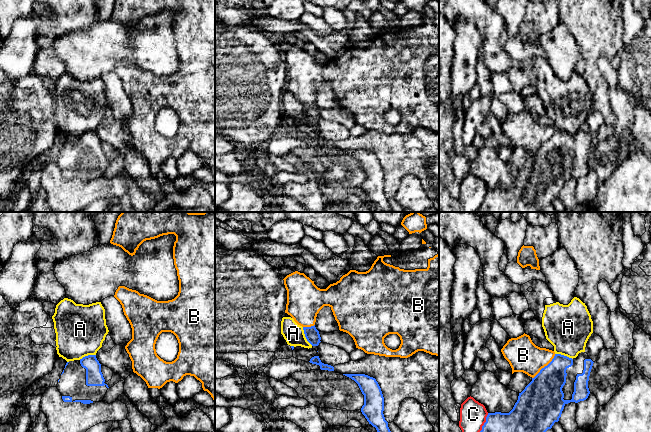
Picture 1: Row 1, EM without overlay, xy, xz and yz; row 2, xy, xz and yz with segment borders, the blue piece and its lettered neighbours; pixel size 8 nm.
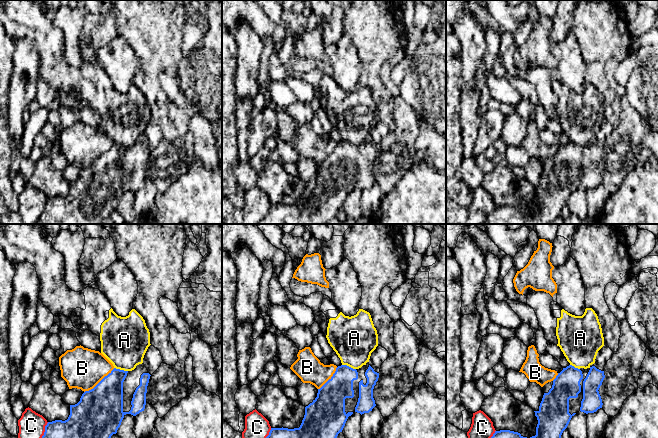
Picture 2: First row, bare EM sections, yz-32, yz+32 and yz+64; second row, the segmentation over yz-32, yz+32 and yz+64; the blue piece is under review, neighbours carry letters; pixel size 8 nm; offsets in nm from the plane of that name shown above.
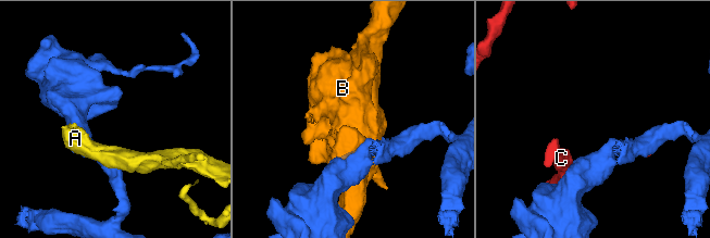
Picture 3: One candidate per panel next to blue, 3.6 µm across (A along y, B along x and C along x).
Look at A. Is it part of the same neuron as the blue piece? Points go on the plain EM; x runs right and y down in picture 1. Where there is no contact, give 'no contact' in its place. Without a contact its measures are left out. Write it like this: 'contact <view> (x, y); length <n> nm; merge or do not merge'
contact xz (305, 112); length 170 nm; do not merge

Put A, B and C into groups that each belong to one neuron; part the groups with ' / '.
A / B / C

